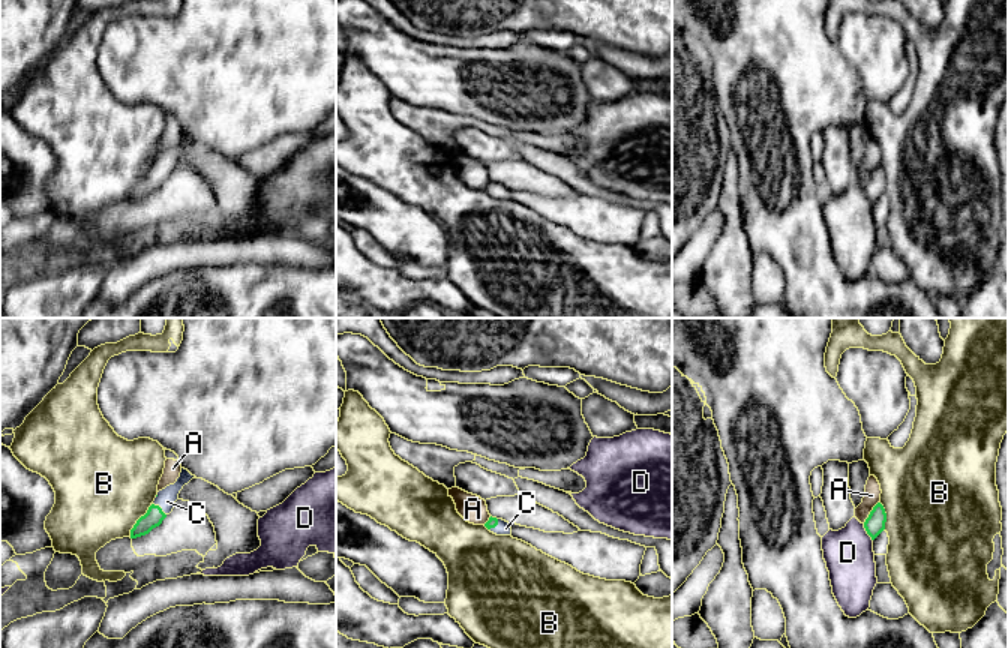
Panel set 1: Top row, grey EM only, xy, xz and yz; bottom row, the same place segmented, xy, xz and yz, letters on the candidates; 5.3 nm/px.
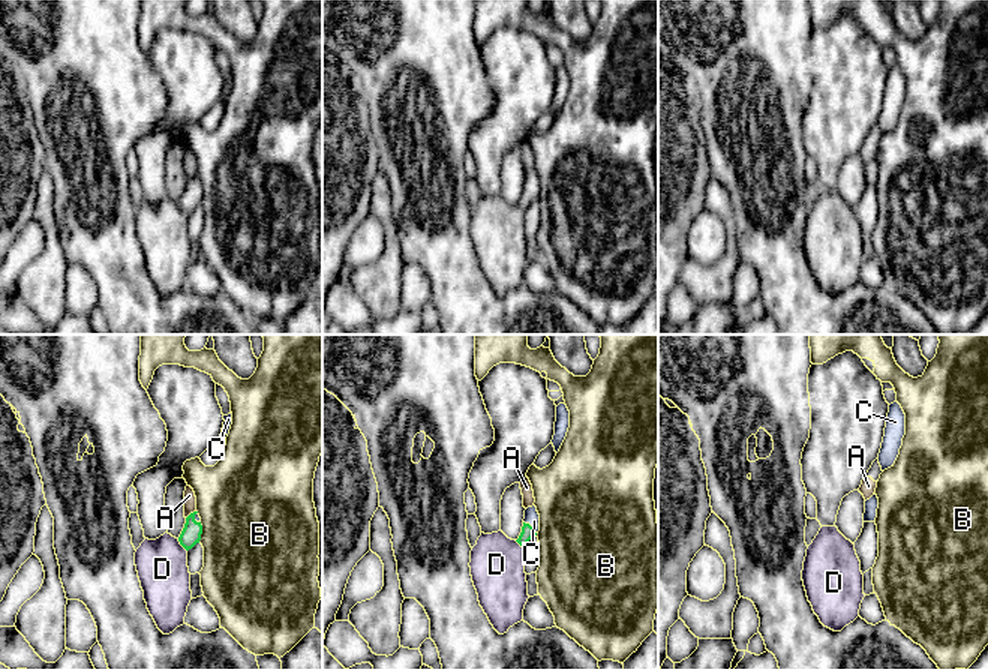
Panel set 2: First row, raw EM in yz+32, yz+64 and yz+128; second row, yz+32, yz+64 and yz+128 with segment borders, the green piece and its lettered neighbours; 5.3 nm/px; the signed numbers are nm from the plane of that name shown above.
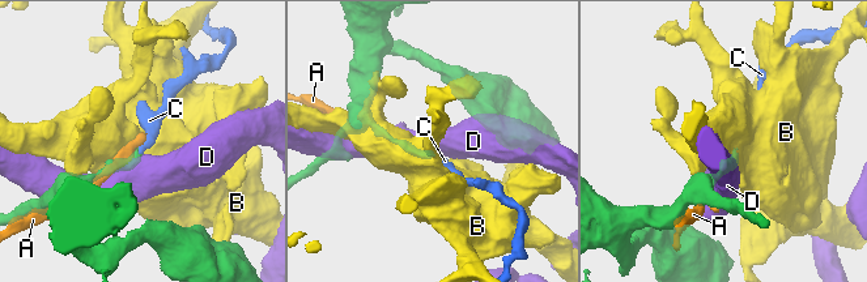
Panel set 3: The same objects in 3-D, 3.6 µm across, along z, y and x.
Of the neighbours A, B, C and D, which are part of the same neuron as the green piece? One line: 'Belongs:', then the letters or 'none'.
Belongs: C

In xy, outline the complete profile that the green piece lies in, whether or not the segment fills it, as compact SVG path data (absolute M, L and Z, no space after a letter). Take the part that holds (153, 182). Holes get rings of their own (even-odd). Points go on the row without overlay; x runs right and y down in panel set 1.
M182 132L177 146L159 154L147 177L136 184L136 188L130 194L130 202L146 200L153 192L159 190L162 184L172 176L183 150L188 148L192 142L195 142L195 140Z

